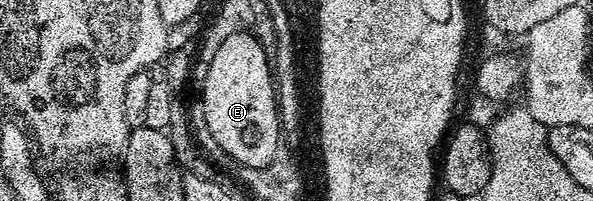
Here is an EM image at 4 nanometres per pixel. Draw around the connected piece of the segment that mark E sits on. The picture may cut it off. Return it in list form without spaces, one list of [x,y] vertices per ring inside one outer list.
[[[252,31],[231,34],[231,38],[223,41],[215,58],[211,58],[211,66],[207,70],[207,82],[199,94],[199,103],[205,111],[207,130],[211,130],[211,138],[235,158],[235,162],[243,167],[268,168],[279,156],[277,147],[283,138],[282,115],[279,111],[279,93],[275,87],[275,72],[271,67],[271,56],[265,53],[266,45]]]

